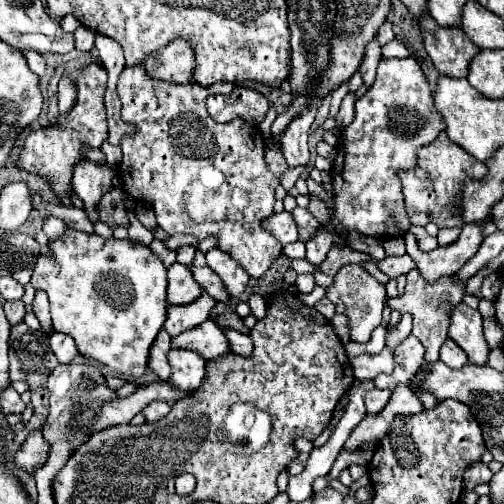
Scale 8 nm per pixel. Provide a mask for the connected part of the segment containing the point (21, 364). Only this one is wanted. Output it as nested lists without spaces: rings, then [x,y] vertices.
[[[18,323],[12,327],[12,335],[10,335],[10,375],[12,381],[24,381],[28,383],[30,391],[44,391],[46,379],[52,375],[52,371],[58,367],[58,359],[50,349],[50,337],[38,329],[30,329],[26,323]]]

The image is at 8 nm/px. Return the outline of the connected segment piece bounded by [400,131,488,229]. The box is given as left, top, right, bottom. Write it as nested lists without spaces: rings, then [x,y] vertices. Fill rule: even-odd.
[[[442,131],[436,137],[436,143],[430,143],[428,147],[422,147],[418,151],[418,165],[412,171],[400,171],[402,181],[402,193],[406,201],[406,209],[410,215],[410,221],[414,225],[426,225],[436,223],[440,229],[444,227],[462,227],[462,193],[466,179],[484,179],[488,175],[488,167],[484,163],[476,163],[472,155],[468,155],[462,147],[456,147],[448,139],[448,135]]]

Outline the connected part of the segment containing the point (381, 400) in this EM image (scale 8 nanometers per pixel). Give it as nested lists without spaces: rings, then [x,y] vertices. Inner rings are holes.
[[[374,389],[368,393],[368,397],[364,397],[366,401],[366,413],[376,413],[380,411],[380,407],[384,407],[384,403],[388,403],[390,399],[390,391],[382,391],[382,389]]]

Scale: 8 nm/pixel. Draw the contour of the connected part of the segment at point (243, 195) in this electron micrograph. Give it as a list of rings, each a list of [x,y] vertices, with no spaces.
[[[142,65],[124,67],[118,79],[118,97],[122,101],[122,119],[134,123],[138,131],[132,137],[122,139],[122,163],[120,183],[128,197],[138,203],[146,203],[154,209],[158,227],[166,233],[190,233],[198,239],[216,235],[220,249],[230,253],[250,277],[262,277],[272,261],[282,253],[282,245],[260,227],[262,219],[272,215],[274,189],[278,177],[272,175],[264,163],[264,137],[258,125],[244,119],[232,123],[216,123],[206,111],[206,97],[210,93],[228,95],[234,89],[232,83],[216,83],[212,87],[200,87],[198,83],[168,83],[152,79]]]

